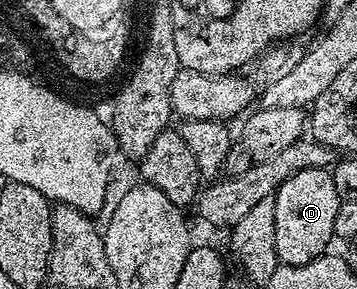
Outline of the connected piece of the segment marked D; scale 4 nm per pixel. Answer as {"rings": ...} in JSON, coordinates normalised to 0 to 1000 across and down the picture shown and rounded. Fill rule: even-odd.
{"rings":[[[919,581],[852,585],[810,616],[790,654],[790,796],[807,810],[829,913],[871,913],[922,869],[952,761],[955,640]],[[944,637],[944,640],[941,640]]]}

